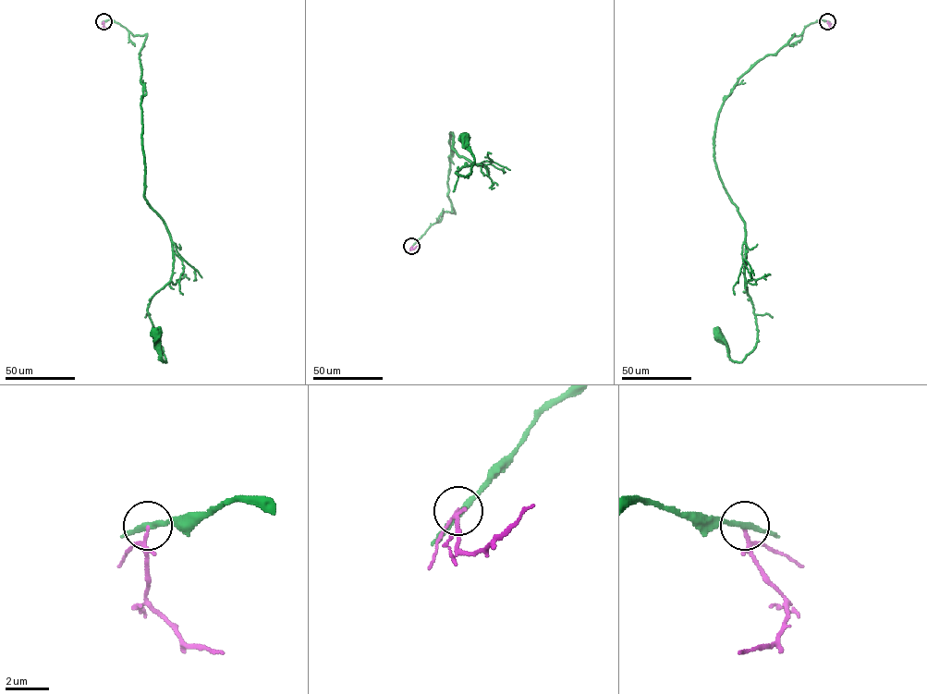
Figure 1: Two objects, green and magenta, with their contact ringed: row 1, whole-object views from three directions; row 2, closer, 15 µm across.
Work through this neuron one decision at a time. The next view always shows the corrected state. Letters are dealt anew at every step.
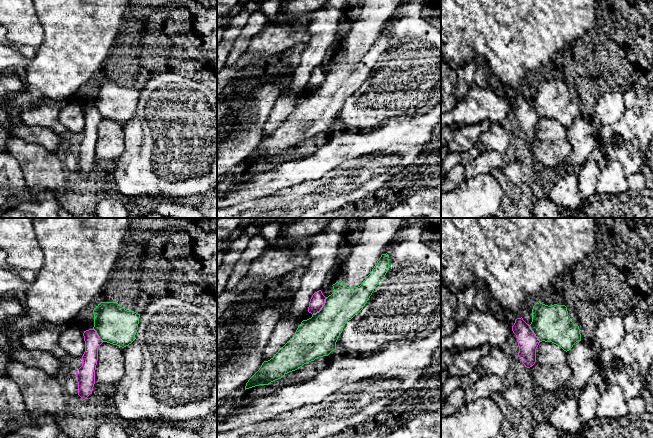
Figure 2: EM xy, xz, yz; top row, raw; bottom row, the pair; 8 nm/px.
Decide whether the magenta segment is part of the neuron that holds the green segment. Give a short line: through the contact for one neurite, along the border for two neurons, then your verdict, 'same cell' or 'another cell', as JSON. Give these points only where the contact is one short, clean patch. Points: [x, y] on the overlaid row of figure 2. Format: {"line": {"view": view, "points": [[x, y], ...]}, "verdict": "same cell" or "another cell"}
{"line": {"view": "xz", "points": [[326, 297], [323, 306], [312, 315]]}, "verdict": "another cell"}

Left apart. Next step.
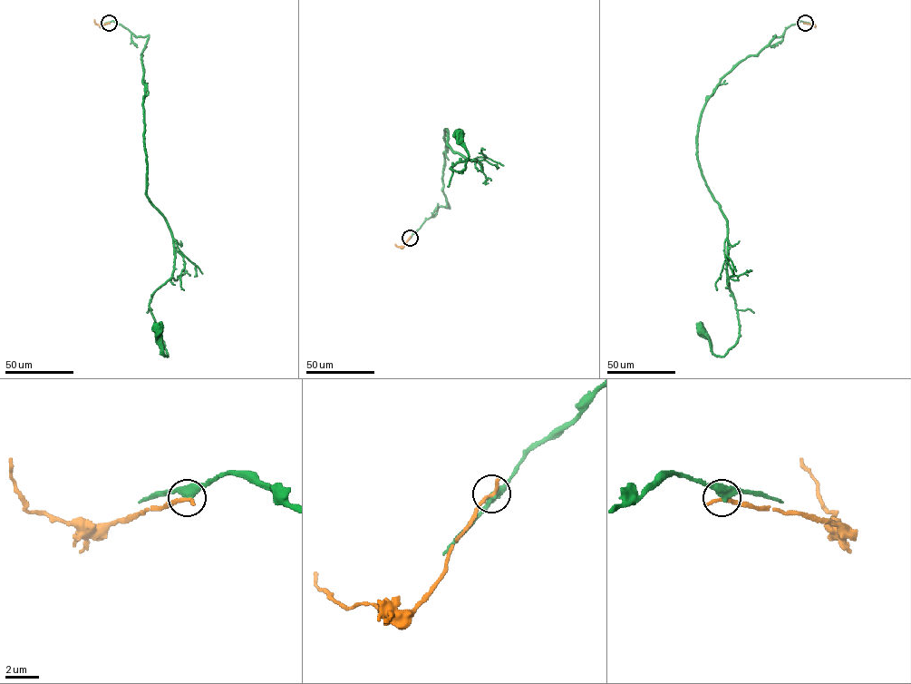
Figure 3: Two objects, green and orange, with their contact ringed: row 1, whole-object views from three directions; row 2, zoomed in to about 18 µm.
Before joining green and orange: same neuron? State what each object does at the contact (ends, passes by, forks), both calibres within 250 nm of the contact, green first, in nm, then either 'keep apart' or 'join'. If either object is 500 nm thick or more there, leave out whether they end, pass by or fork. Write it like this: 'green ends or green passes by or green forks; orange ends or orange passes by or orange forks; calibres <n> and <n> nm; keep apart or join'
green passes by; orange ends; calibres 440 and 280 nm; keep apart

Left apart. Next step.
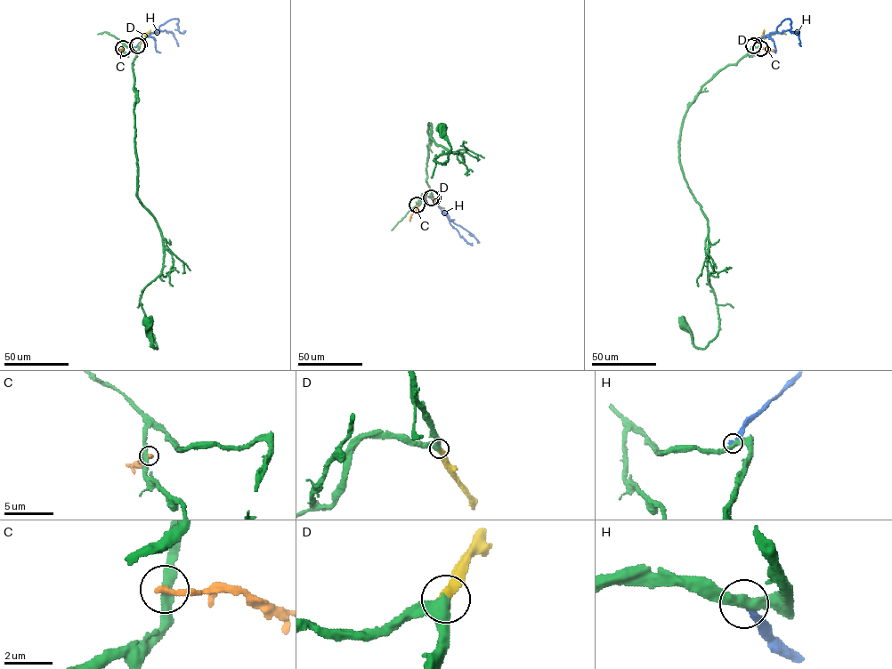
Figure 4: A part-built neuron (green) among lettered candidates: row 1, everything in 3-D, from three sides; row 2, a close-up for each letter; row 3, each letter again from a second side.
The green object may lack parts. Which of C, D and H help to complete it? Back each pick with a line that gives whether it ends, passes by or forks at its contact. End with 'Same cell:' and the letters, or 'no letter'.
D: it ends there
Same cell: D

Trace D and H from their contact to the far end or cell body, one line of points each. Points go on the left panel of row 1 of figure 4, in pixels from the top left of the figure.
D: (139, 45), (150, 29)
H: (137, 45), (172, 19), (178, 19), (180, 32), (185, 31)

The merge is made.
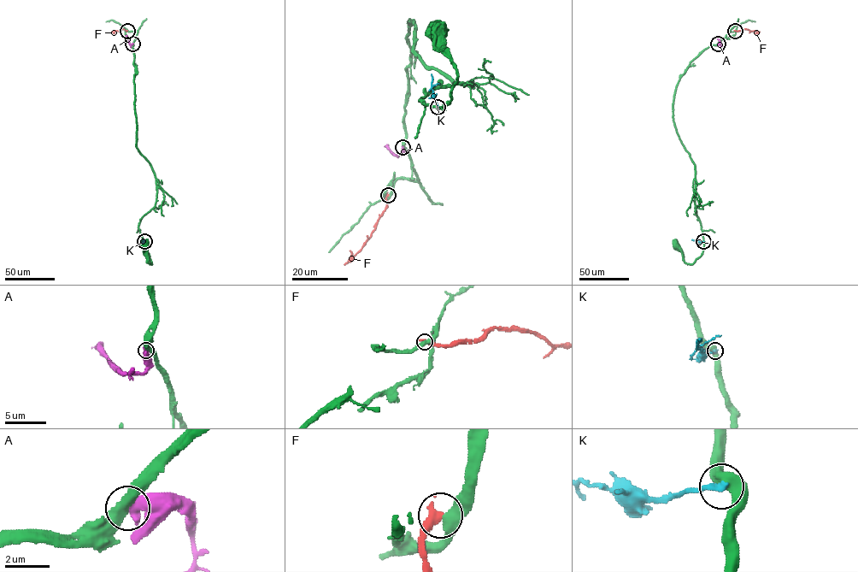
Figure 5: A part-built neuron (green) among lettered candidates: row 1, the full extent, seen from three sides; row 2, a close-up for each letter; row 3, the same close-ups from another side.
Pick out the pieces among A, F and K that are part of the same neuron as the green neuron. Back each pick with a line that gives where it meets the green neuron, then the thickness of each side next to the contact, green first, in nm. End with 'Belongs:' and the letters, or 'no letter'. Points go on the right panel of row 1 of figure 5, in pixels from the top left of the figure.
Belongs: no letter

